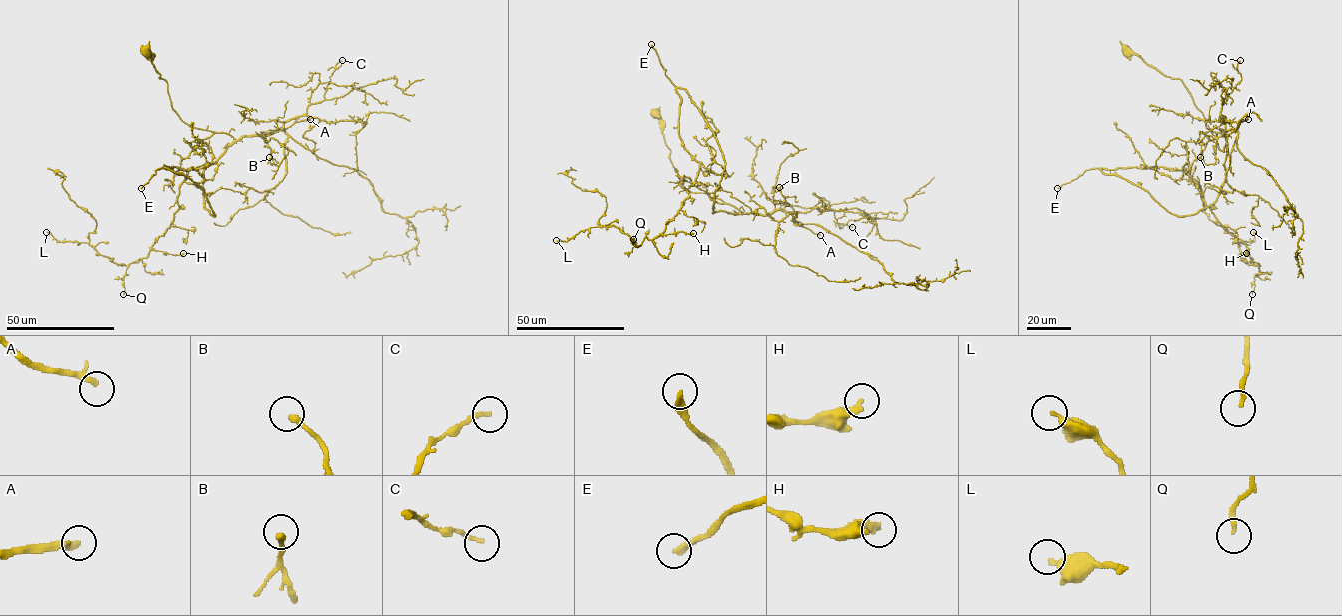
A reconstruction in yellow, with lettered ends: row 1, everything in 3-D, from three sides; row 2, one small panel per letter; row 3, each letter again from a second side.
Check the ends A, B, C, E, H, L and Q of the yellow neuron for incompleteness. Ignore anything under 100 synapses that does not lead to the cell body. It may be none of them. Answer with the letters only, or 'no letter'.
E

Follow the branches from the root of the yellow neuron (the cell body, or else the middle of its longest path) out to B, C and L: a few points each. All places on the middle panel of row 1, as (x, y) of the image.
B: (655, 113), (670, 162), (688, 190), (720, 199), (745, 213), (769, 214), (777, 202), (784, 200), (779, 187)
C: (655, 113), (670, 162), (688, 190), (720, 199), (745, 213), (830, 209), (840, 228), (852, 227)
L: (655, 113), (682, 184), (743, 213), (713, 213), (724, 156), (676, 88), (699, 171), (666, 229), (556, 240)

